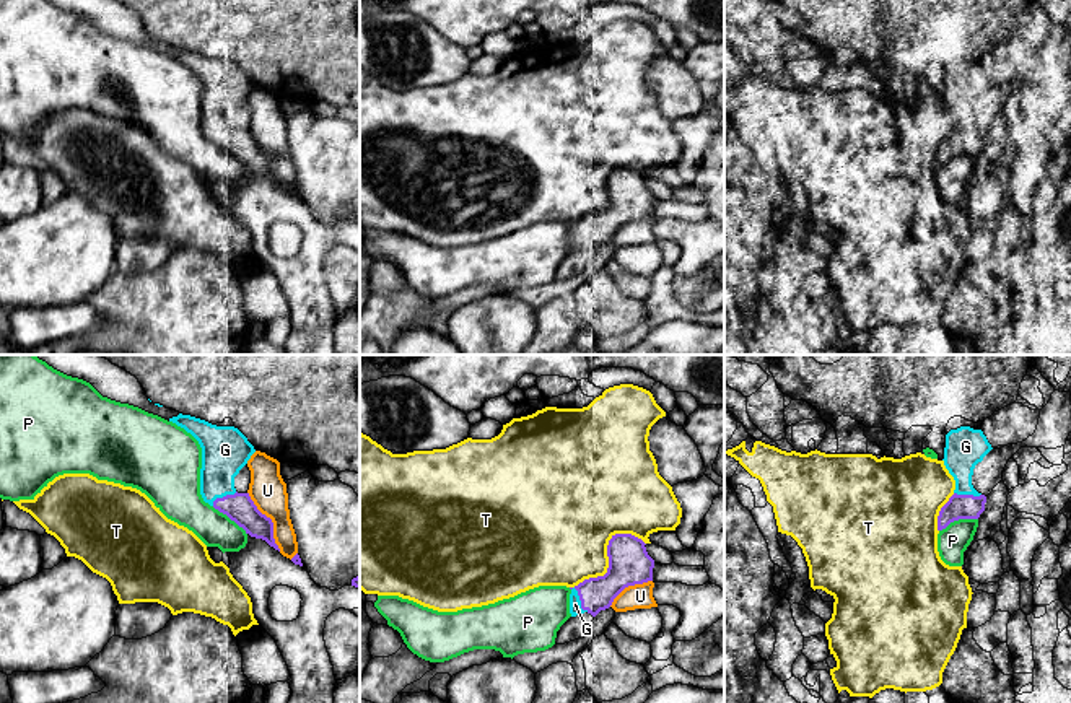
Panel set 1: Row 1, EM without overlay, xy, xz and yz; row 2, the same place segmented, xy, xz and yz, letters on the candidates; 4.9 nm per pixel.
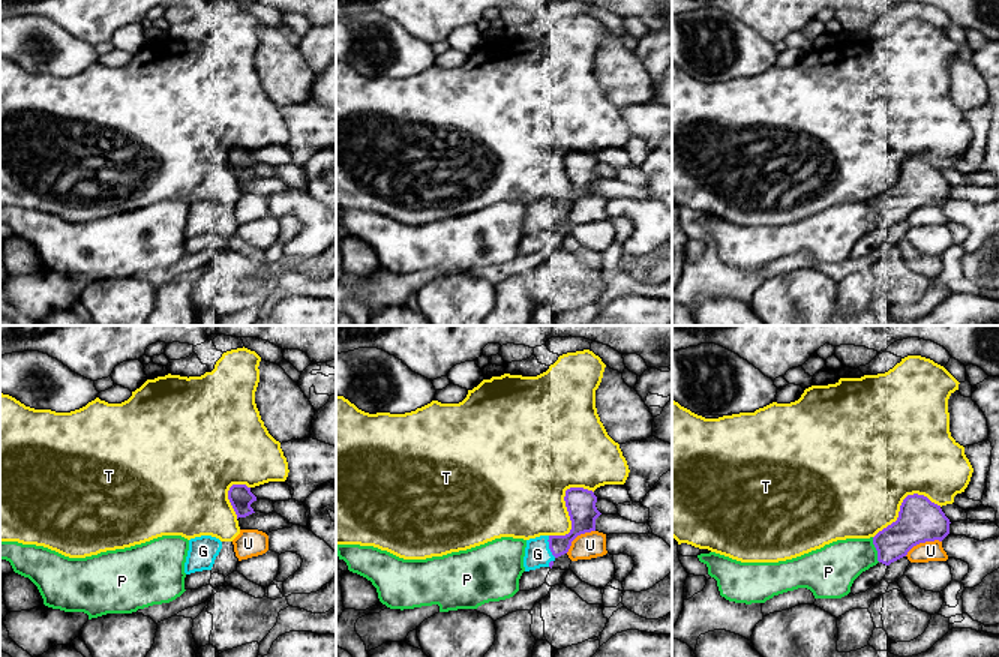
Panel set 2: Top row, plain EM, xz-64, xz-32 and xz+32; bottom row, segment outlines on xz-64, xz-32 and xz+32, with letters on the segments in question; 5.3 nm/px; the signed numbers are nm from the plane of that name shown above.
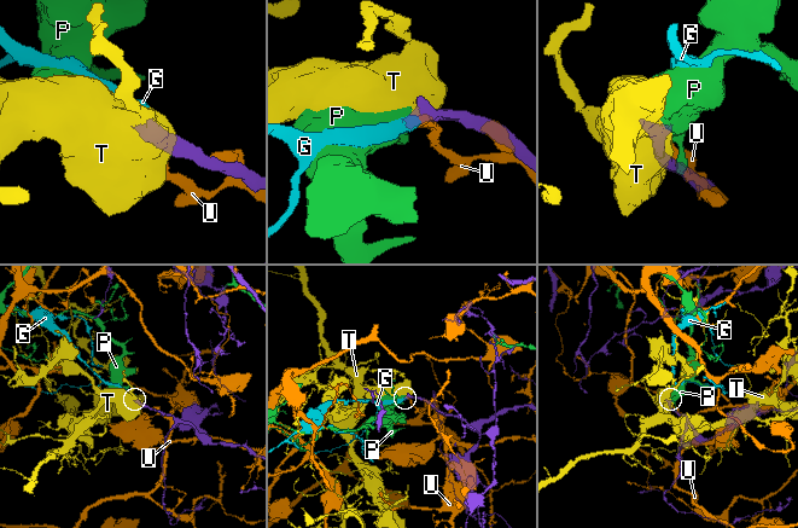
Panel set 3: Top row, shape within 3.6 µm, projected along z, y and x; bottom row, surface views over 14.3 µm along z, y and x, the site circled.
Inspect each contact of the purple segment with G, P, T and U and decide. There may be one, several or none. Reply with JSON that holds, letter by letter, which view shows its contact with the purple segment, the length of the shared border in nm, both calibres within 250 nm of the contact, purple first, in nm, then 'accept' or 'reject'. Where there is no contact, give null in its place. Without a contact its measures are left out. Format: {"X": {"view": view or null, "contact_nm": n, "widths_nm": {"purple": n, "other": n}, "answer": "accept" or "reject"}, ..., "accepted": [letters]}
{"G": {"view": "xz", "contact_nm": 150, "widths_nm": {"purple": 170, "other": 60}, "answer": "accept"}, "P": {"view": "yz", "contact_nm": 200, "widths_nm": {"purple": 130, "other": 150}, "answer": "reject"}, "T": {"view": "xz", "contact_nm": 440, "widths_nm": {"purple": 200, "other": 480}, "answer": "reject"}, "U": {"view": "xy", "contact_nm": 340, "widths_nm": {"purple": 140, "other": 180}, "answer": "reject"}, "accepted": ["G"]}

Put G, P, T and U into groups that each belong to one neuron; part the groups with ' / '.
G / P / T / U

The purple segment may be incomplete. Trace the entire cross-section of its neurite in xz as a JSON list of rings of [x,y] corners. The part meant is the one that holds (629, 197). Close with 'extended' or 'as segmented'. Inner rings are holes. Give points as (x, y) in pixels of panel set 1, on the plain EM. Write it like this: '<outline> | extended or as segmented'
[[[615,169],[609,176],[609,203],[604,212],[589,213],[571,225],[571,252],[584,247],[596,252],[612,241],[614,234],[628,221],[653,216],[654,195],[646,179],[632,169]]] | extended

